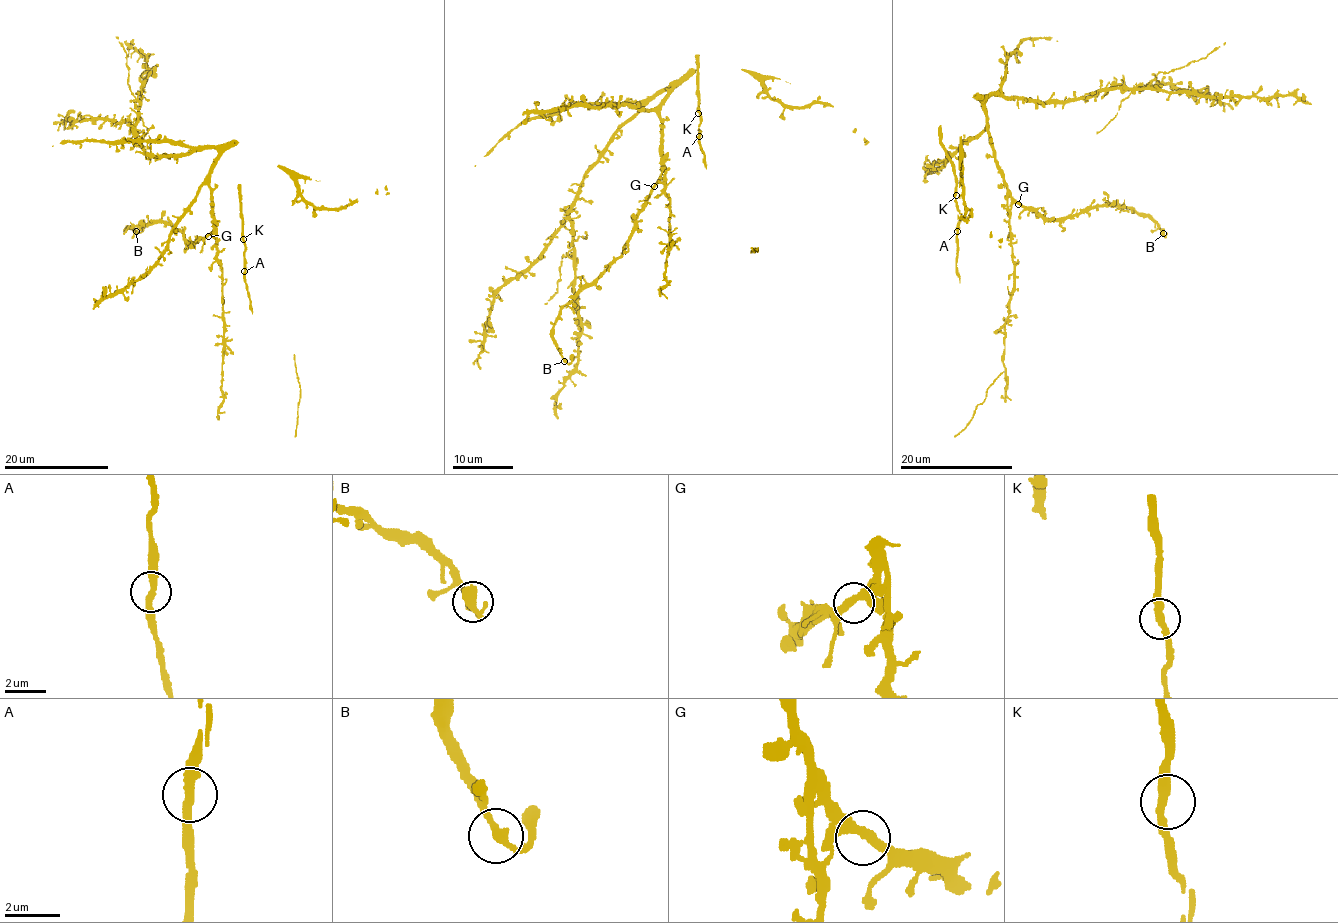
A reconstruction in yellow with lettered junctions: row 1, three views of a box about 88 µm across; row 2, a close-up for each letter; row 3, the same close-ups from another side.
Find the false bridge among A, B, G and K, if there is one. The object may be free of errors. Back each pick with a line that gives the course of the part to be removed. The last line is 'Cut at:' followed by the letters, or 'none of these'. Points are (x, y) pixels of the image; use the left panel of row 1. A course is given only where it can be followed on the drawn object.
Cut at: none of these

